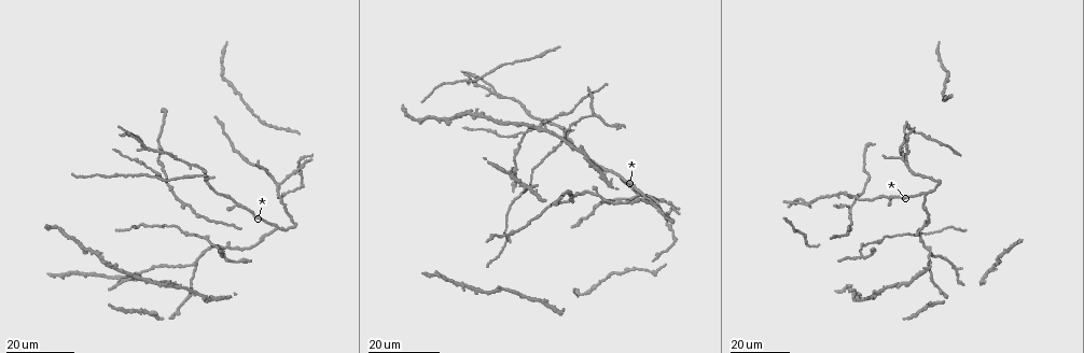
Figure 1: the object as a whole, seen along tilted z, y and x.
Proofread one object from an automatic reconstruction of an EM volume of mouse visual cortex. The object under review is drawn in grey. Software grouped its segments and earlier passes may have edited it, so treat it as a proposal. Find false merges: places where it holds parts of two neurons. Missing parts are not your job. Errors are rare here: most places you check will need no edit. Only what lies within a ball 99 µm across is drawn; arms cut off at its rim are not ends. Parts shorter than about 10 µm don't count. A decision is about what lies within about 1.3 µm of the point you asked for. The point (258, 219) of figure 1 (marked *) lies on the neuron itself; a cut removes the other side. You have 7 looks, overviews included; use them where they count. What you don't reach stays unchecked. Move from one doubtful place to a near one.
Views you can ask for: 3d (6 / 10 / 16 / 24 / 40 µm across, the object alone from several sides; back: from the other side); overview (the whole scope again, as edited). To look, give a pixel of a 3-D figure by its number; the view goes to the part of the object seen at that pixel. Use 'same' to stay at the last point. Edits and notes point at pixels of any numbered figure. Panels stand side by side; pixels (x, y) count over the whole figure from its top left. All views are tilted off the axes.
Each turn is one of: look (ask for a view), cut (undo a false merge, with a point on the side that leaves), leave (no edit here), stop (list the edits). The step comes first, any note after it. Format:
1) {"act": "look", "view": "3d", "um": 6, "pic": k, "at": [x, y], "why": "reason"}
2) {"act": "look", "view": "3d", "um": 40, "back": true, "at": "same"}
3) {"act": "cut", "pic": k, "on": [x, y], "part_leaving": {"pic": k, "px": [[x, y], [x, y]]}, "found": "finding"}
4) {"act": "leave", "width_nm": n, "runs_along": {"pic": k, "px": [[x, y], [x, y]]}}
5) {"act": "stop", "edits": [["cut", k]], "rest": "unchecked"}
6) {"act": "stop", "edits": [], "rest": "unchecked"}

{"act": "look", "view": "3d", "um": 24, "pic": 1, "at": [850, 213], "why": "three-way junction"}

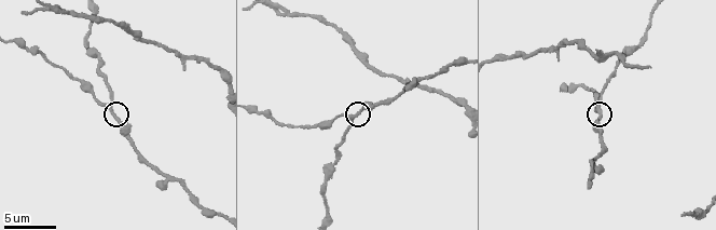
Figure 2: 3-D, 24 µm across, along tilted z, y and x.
{"act": "look", "view": "3d", "um": 10, "pic": 2, "at": [350, 117]}

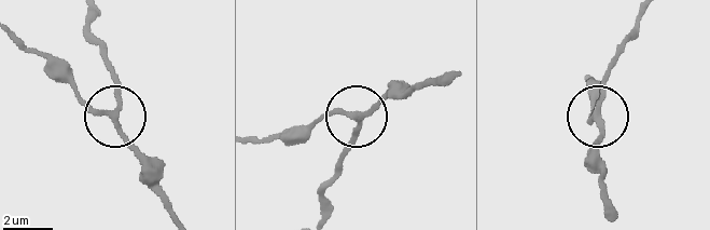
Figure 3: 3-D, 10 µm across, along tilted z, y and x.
{"act": "leave", "width_nm": 190, "found": "all the same neuron"}

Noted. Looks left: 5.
{"act": "look", "view": "3d", "um": 24, "pic": 1, "at": [492, 92], "why": "four arms meet"}

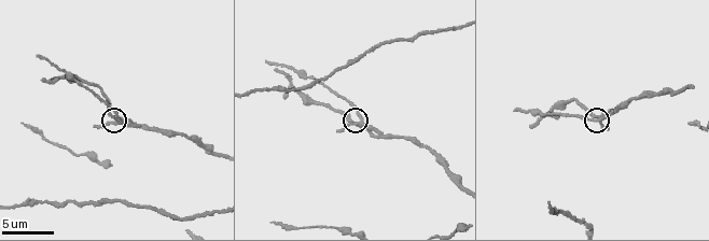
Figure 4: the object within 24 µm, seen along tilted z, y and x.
{"act": "look", "view": "3d", "um": 6, "pic": 4, "at": [358, 125]}

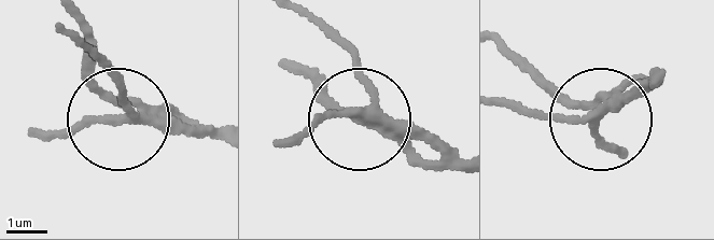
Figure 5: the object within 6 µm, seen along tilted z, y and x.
{"act": "leave", "width_nm": 230, "runs_along": {"pic": 5, "px": [[214, 138], [120, 116], [83, 28]]}, "found": "all the same neuron"}

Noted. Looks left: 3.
{"act": "look", "view": "3d", "um": 16, "pic": 1, "at": [930, 250], "why": "small branch off a trunk"}

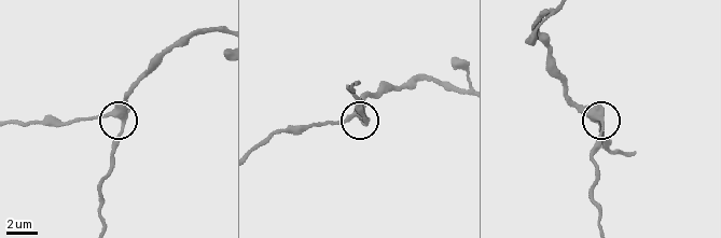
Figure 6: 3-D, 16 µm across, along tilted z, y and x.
{"act": "look", "view": "3d", "um": 6, "pic": 6, "at": [352, 116]}

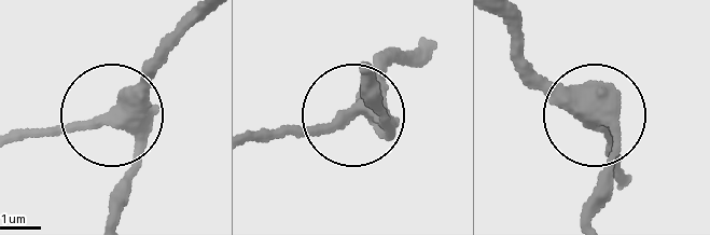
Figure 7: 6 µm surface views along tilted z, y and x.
{"act": "leave", "arms": 4, "found": "one neuron here"}

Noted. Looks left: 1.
{"act": "stop", "edits": [], "rest": "unchecked"}

